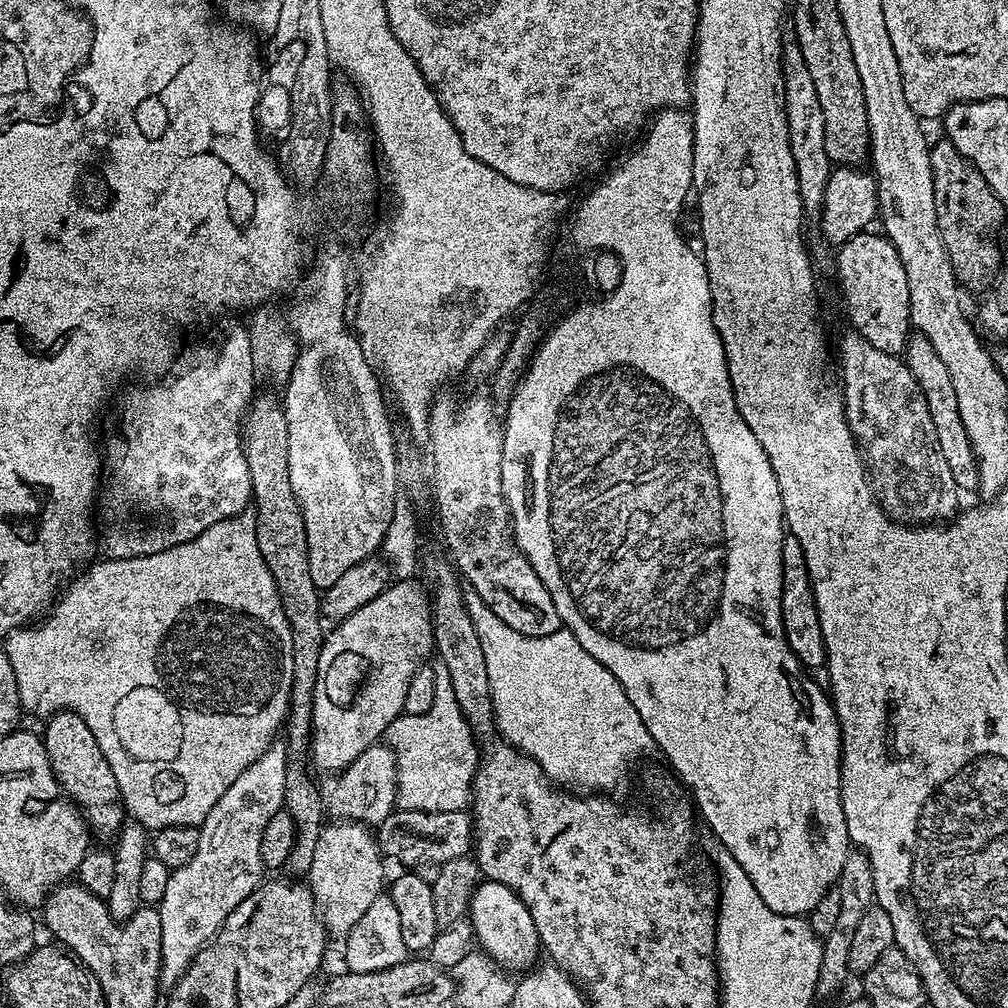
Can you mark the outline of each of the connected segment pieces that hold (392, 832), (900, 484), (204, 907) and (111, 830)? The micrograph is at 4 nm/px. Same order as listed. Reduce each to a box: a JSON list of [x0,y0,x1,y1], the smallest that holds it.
[[376,808,474,870],[840,331,962,526],[158,737,288,985],[42,712,126,837]]

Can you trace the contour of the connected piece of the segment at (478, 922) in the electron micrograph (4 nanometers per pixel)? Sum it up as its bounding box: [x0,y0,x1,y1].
[467,879,542,969]

